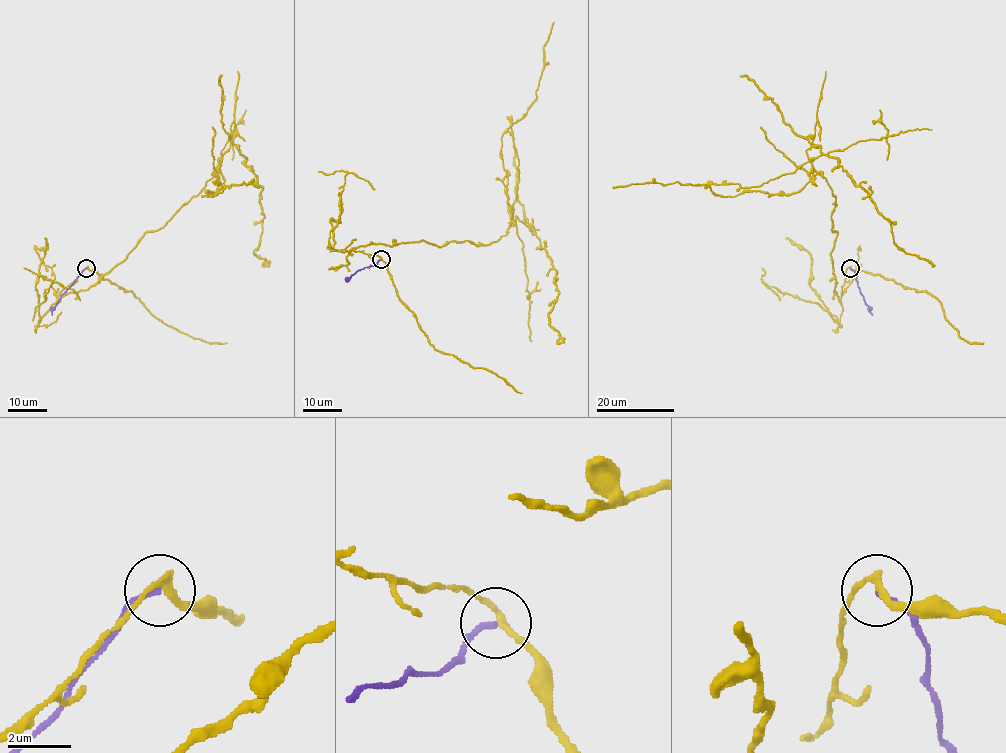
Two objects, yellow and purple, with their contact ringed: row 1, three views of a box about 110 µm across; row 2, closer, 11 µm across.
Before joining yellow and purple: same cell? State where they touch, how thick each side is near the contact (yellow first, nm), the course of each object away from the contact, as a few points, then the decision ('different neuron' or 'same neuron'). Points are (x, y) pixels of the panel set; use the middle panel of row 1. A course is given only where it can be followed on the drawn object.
(381, 259) | 180/170 nm | yellow via (381, 259), (352, 249), (421, 241), (491, 243), (515, 215), (525, 218), (557, 272), (548, 314), (559, 344) | purple via (381, 259), (374, 266), (359, 269), (347, 281) | different neuron

